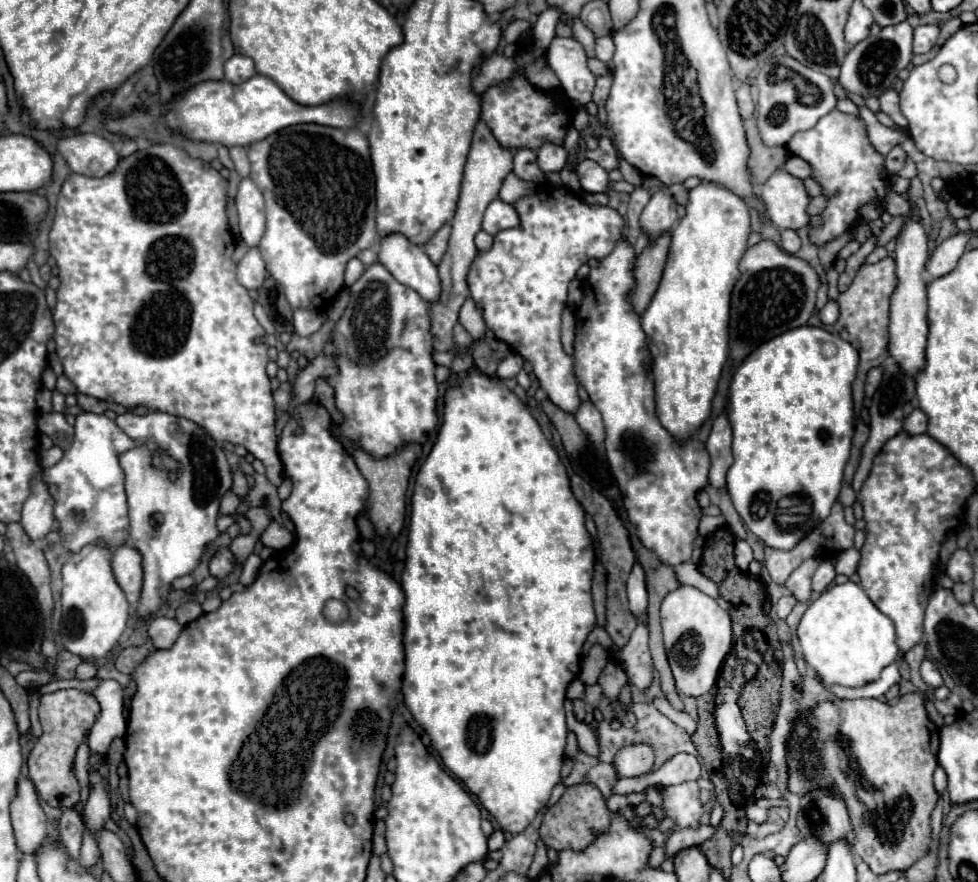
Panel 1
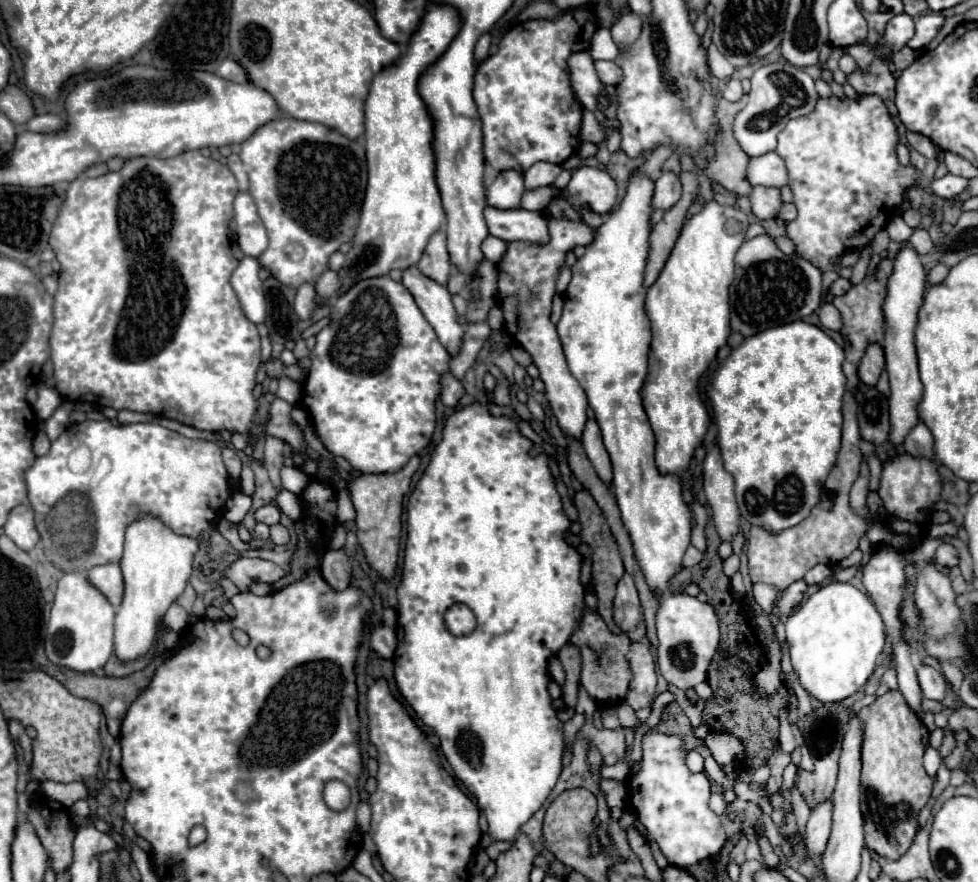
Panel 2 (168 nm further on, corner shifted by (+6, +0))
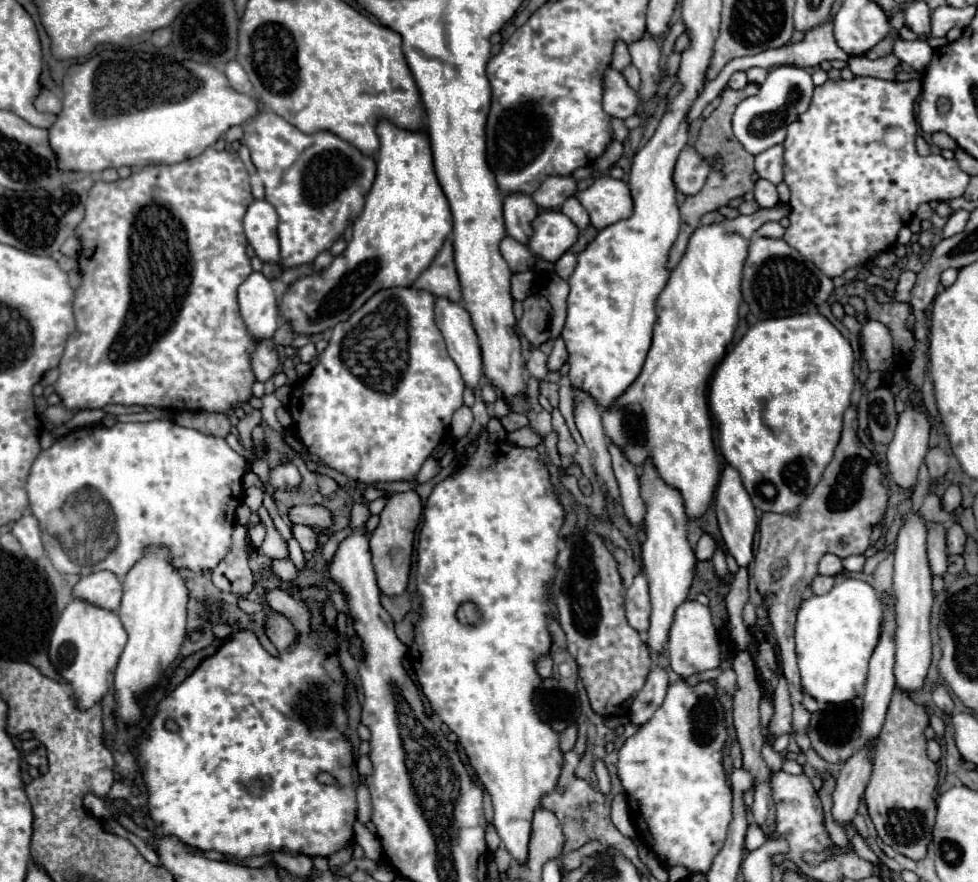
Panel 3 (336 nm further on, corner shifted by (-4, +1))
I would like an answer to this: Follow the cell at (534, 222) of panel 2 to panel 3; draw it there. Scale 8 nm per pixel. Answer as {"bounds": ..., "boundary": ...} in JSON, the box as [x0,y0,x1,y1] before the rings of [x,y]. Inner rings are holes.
{"bounds":[529,211,579,263],"boundary":[[[543,211],[533,221],[533,237],[529,239],[529,249],[541,255],[545,261],[555,263],[579,235],[577,225],[561,211]]]}

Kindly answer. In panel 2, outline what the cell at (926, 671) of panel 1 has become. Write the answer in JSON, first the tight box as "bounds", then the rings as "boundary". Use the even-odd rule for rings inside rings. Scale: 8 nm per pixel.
{"bounds":[917,664,947,702],"boundary":[[[923,664],[917,670],[917,678],[919,678],[919,686],[921,686],[925,698],[939,700],[939,702],[945,698],[947,686],[945,686],[945,678],[943,678],[941,672],[937,672],[935,668]]]}

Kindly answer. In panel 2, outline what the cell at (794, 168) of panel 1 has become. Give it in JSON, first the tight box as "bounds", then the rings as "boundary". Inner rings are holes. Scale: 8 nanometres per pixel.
{"bounds":[747,152,789,188],"boundary":[[[767,152],[749,162],[747,178],[753,186],[761,184],[761,186],[783,188],[789,182],[789,172],[783,158],[779,158],[775,152]]]}

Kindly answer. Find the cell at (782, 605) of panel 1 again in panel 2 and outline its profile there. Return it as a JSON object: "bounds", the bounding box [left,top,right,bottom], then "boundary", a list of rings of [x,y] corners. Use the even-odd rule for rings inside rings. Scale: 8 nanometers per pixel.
{"bounds":[777,580,809,616],"boundary":[[[797,580],[797,582],[793,582],[791,586],[787,586],[787,590],[783,590],[783,592],[781,592],[781,598],[777,600],[777,612],[779,612],[779,616],[789,614],[789,612],[803,600],[807,588],[809,588],[809,586],[807,586],[803,580]]]}

